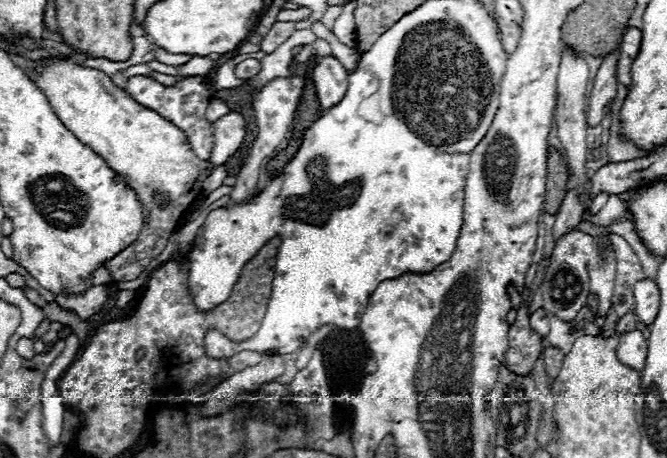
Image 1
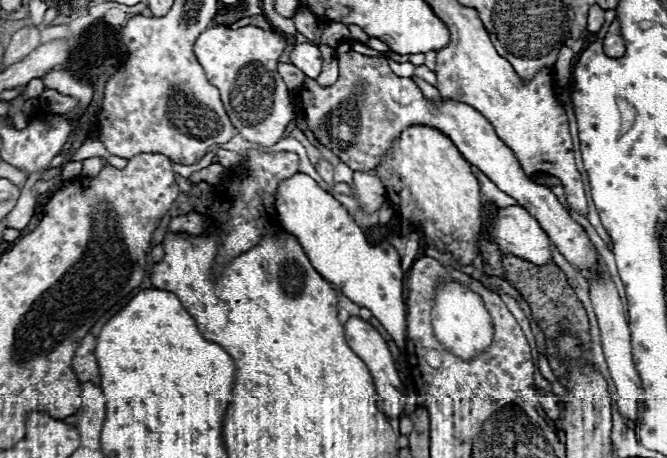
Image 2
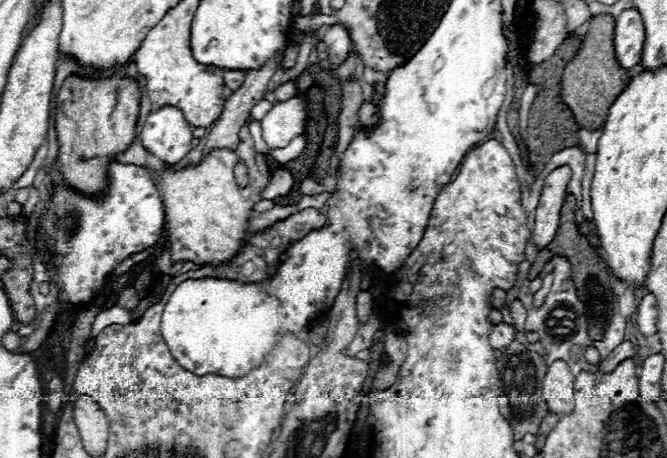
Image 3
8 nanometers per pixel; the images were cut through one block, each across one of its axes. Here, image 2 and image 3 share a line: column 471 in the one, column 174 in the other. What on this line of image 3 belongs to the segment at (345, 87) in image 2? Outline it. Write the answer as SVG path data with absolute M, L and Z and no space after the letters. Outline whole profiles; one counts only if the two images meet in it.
M176 106L152 110L140 130L142 146L166 164L180 162L192 144L192 130Z

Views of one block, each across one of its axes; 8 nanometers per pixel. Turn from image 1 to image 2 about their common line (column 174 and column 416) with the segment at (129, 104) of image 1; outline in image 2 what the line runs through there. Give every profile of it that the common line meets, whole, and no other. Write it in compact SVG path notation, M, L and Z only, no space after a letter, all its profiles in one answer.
M412 126L404 130L400 134L398 146L394 142L392 152L376 166L376 174L380 174L380 180L388 190L388 200L392 202L394 210L398 210L400 216L410 220L418 230L428 234L424 236L428 242L436 242L440 250L450 252L462 264L470 264L478 256L478 238L484 228L484 216L482 216L484 206L480 198L480 186L470 164L462 158L462 154L456 150L456 146L446 134L440 134L440 130L430 126Z

